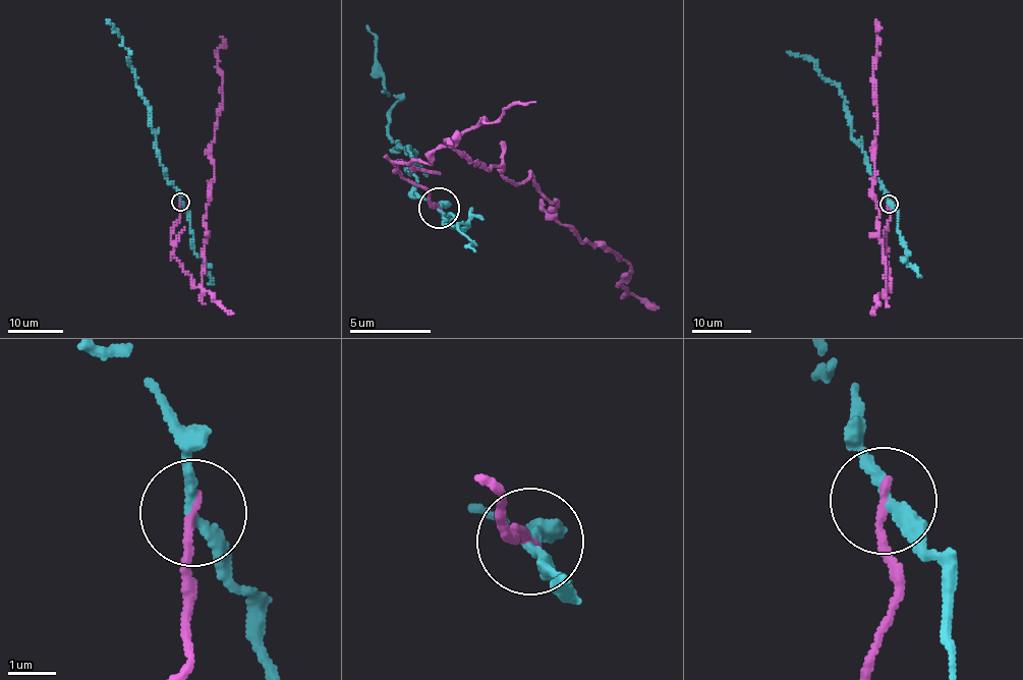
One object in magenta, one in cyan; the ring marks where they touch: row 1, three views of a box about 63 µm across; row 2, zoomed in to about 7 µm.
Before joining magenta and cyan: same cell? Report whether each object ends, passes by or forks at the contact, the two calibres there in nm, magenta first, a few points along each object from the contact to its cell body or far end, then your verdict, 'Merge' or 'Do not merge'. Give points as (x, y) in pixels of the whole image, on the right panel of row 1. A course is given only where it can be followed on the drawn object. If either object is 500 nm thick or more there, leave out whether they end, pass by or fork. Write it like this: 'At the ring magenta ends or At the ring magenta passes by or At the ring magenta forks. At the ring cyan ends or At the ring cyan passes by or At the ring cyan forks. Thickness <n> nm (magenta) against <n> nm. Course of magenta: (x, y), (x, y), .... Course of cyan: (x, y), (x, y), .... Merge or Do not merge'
At the ring magenta ends. At the ring cyan passes by. Thickness 190 nm (magenta) against 200 nm. Course of magenta: (890, 204), (886, 290), (878, 202), (870, 192), (876, 173), (877, 21). Course of cyan: (890, 204), (852, 136), (840, 88), (821, 75), (814, 59), (788, 53). Do not merge

